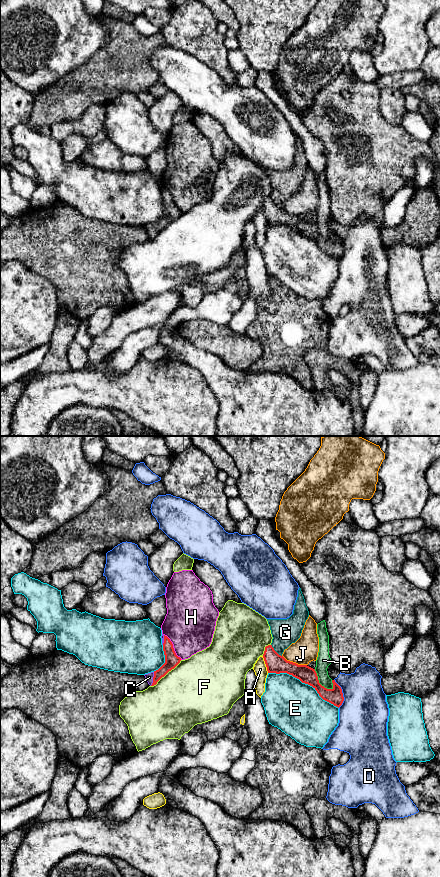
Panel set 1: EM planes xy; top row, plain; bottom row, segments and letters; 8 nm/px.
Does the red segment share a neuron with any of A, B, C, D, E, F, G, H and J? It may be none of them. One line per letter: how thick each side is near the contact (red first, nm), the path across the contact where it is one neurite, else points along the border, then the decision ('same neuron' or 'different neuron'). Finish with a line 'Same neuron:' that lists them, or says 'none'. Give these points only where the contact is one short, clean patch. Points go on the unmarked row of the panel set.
A: 160/110 nm | different neuron
B: 140/110 nm | different neuron
C: 110/60 nm | across xy (172, 212), (153, 231), (149, 229) | same neuron
D: 130/400 nm | different neuron
E: 140/420 nm | different neuron
F: 110/480 nm | different neuron
G: 160/200 nm | along xy (271, 196), (281, 208) | different neuron
H: 110/400 nm | along xy (164, 186), (171, 194), (174, 204), (181, 211) | different neuron
J: 160/200 nm | different neuron
Same neuron: C

